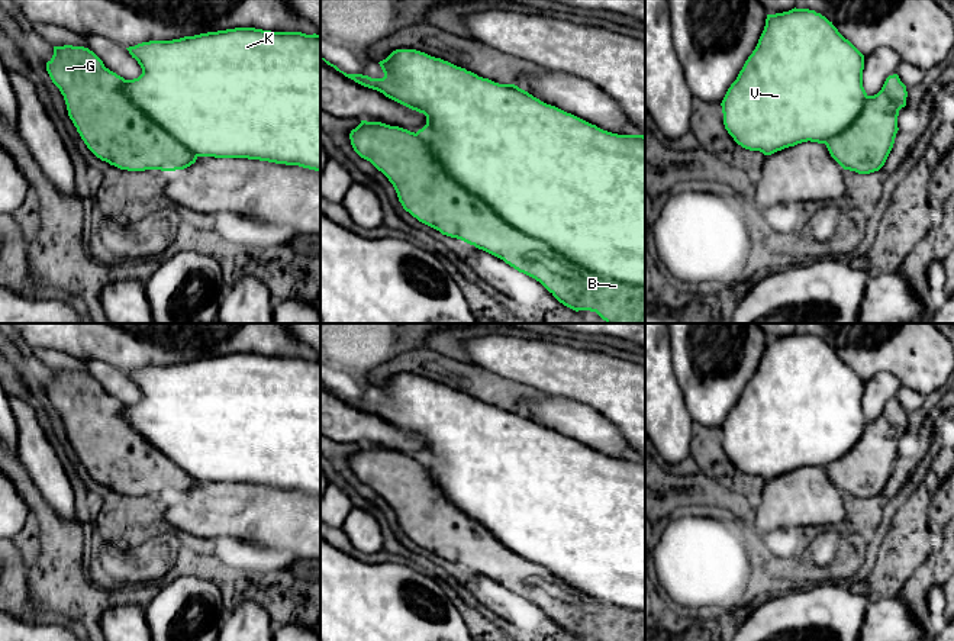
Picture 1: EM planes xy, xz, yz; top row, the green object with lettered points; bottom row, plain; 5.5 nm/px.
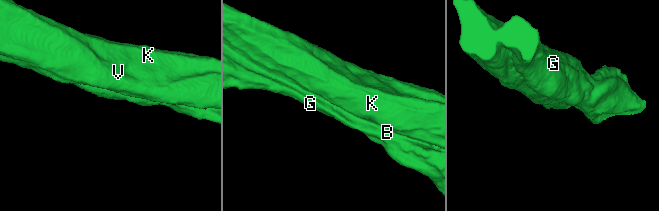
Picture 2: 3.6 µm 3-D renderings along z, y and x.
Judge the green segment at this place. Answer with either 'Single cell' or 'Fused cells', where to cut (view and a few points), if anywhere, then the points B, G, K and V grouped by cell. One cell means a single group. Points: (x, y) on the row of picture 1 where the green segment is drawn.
Fused cells. Split along xz (415, 134), (455, 182), (505, 222), (602, 276), (644, 287). Groups: B G / K V

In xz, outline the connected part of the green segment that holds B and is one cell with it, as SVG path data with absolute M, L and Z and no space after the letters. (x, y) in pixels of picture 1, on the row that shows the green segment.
M381 122L361 123L349 133L354 151L393 184L399 202L419 222L442 235L461 239L539 281L560 303L578 312L596 312L606 323L645 323L645 287L606 278L571 262L548 244L505 223L481 199L455 183L419 135Z

